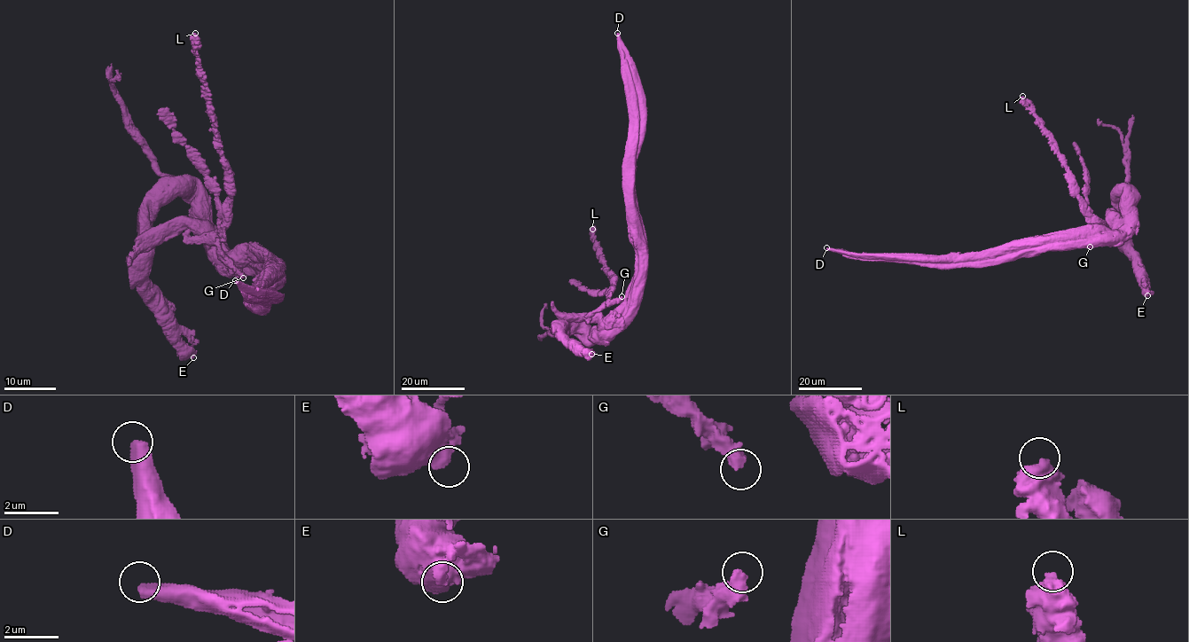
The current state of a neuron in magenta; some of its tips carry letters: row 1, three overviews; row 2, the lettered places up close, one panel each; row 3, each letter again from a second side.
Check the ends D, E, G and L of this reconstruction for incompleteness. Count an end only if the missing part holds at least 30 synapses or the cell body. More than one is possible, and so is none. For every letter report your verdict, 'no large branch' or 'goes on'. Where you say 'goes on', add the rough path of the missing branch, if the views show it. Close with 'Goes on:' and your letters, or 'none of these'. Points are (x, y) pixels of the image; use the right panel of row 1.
D: goes on
E: no large branch
G: no large branch
L: no large branch
Goes on: D

